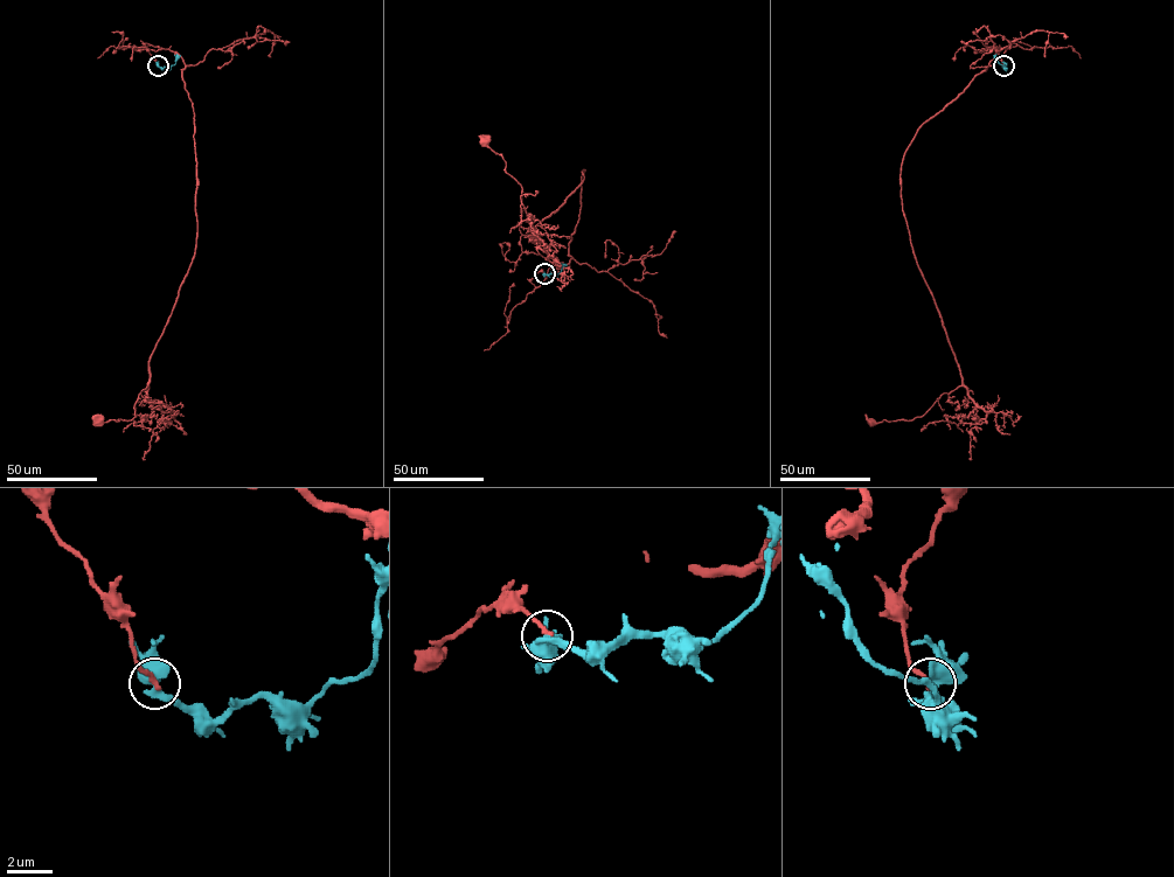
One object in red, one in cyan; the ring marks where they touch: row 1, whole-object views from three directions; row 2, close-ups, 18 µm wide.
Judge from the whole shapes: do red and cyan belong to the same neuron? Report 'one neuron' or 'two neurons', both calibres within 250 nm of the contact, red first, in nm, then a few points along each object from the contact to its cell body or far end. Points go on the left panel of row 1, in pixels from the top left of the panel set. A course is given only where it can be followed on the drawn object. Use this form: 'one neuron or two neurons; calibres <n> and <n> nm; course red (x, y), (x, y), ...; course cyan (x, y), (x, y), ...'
two neurons; calibres 200 and 500 nm; course red (158, 65), (144, 43), (175, 51), (185, 67), (196, 243), (136, 417), (98, 422); course cyan (158, 65), (171, 67), (180, 55)

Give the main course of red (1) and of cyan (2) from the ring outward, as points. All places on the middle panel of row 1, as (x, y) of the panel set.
1: (544, 273), (530, 282), (539, 287), (550, 268), (571, 259), (583, 171), (536, 232), (521, 186), (485, 141)
2: (544, 273), (557, 273), (567, 265)

